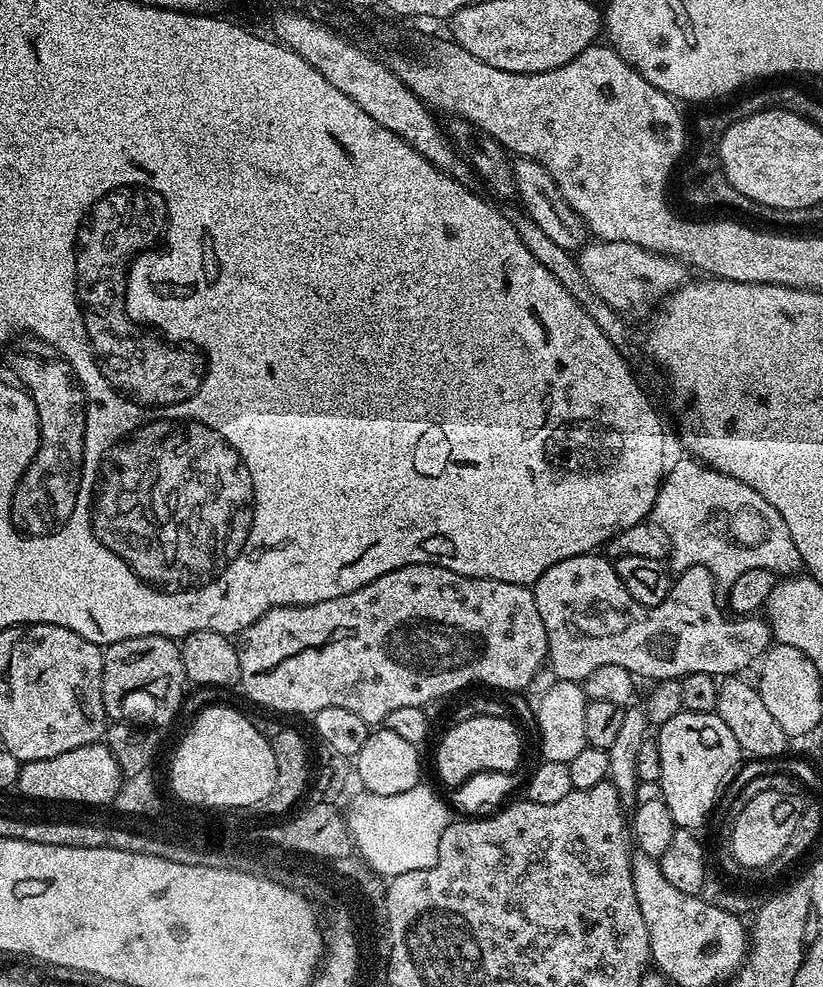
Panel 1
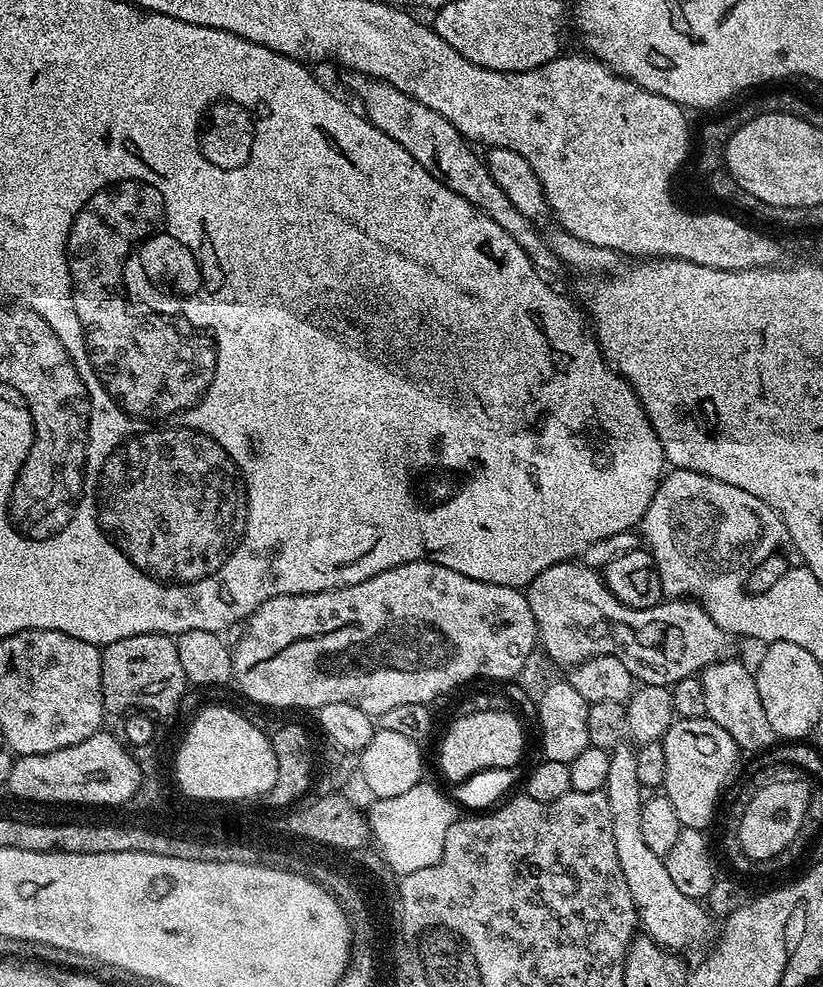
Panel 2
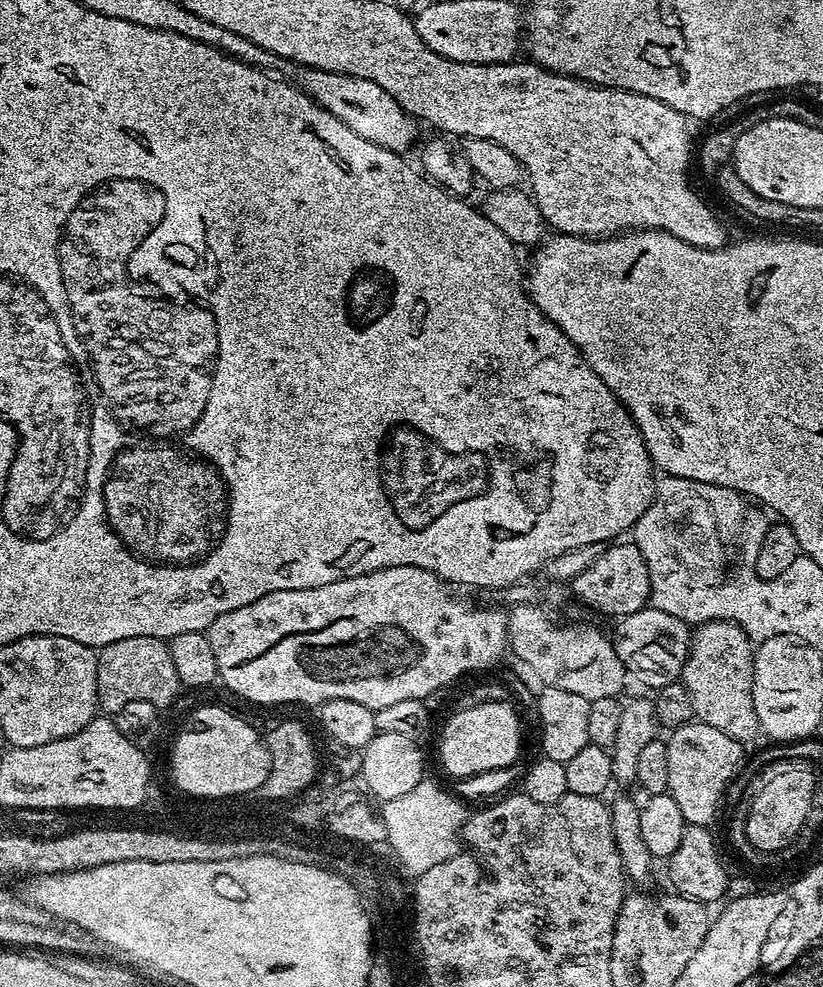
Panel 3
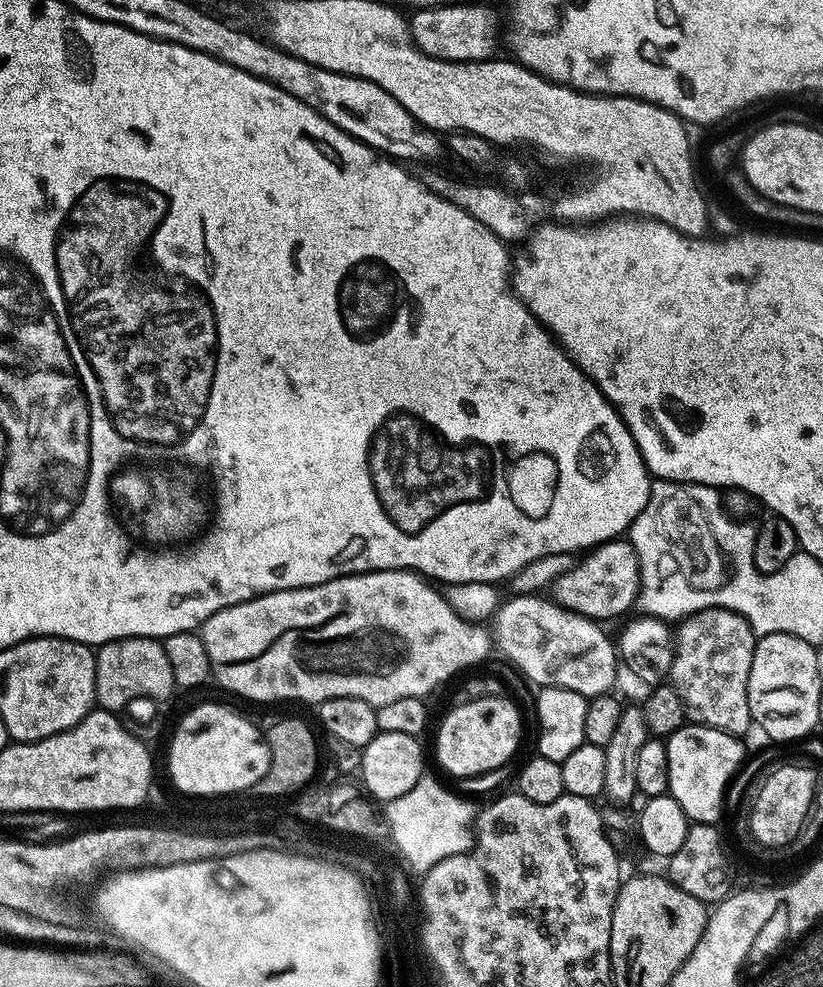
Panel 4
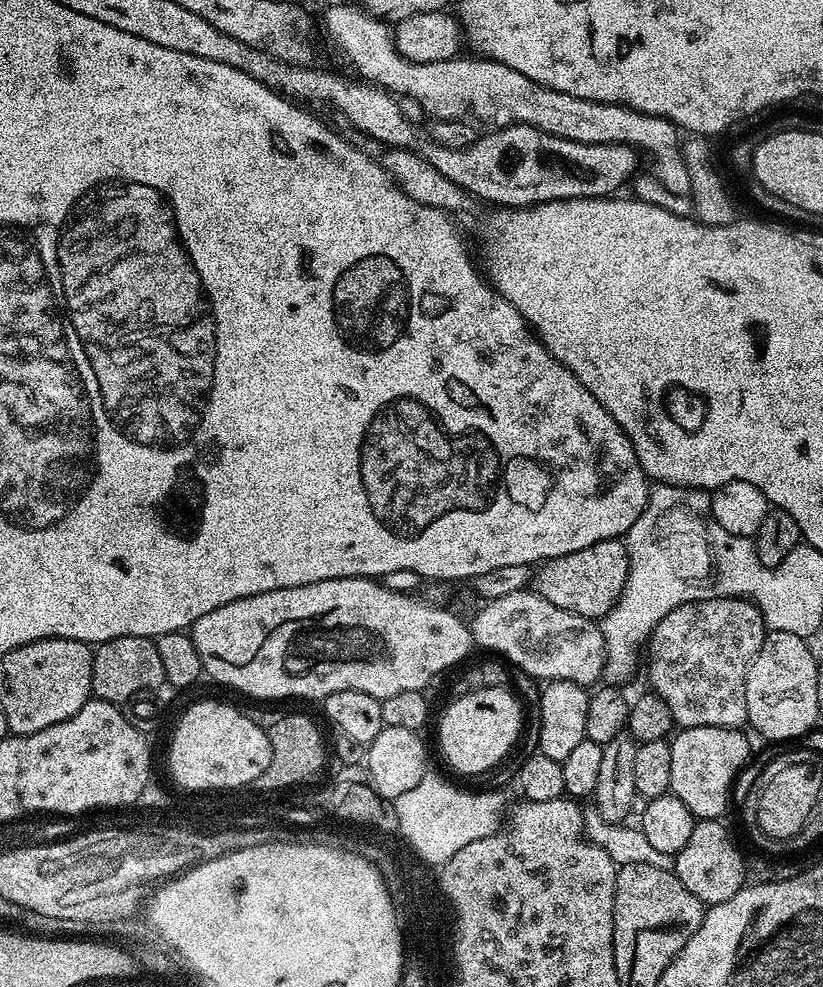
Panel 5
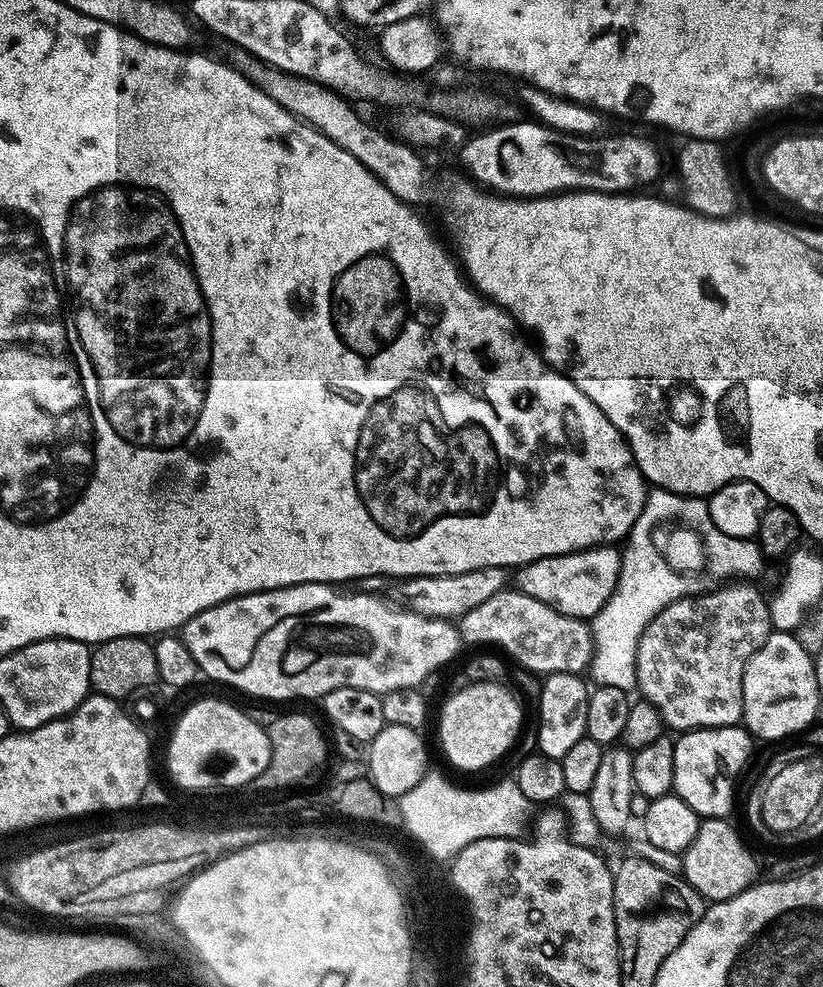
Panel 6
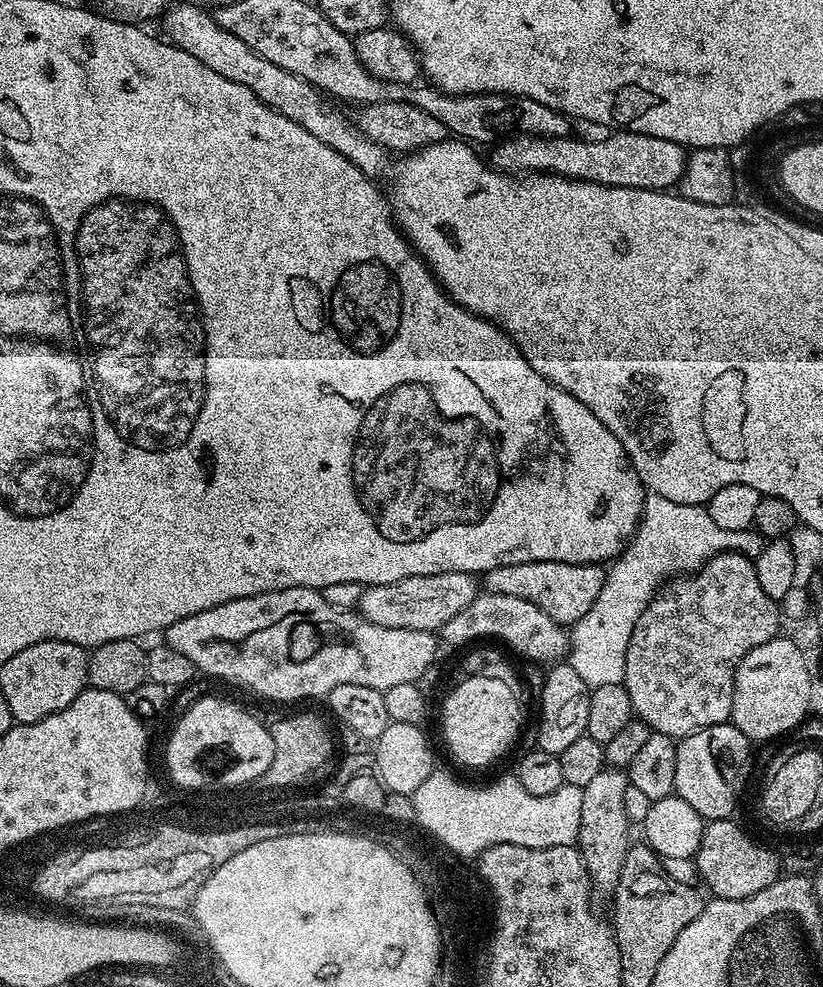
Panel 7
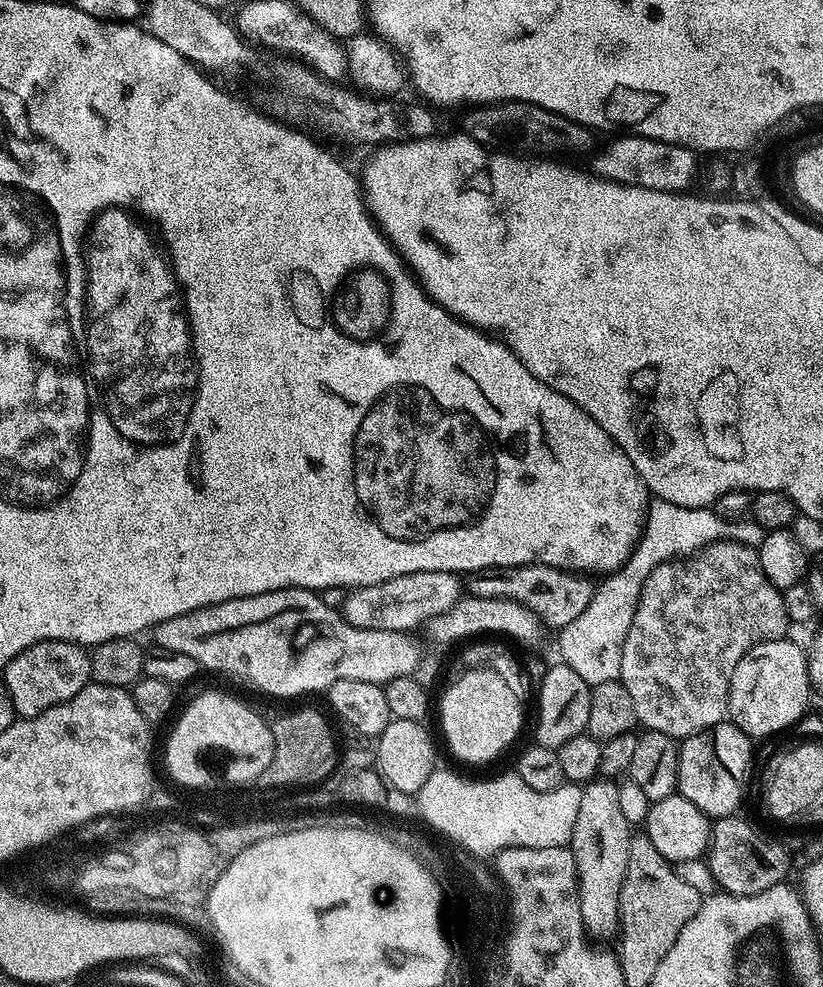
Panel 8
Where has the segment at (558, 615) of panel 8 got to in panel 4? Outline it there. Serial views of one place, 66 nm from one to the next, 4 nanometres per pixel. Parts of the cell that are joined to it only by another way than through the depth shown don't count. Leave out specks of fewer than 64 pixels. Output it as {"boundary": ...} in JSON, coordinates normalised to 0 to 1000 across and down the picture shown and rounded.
{"boundary":[[[758,545],[738,547],[735,551],[729,551],[718,556],[713,561],[706,562],[699,568],[695,576],[689,578],[677,588],[668,593],[670,607],[680,612],[688,618],[701,620],[704,624],[711,624],[725,630],[744,628],[747,624],[753,624],[763,615],[774,611],[778,603],[778,574],[775,573],[775,561],[770,553]]]}

